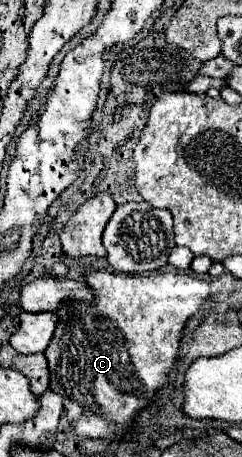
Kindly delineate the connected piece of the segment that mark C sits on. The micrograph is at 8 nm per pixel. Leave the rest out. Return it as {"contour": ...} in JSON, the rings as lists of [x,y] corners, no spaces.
{"contour":[[[94,268],[84,272],[84,282],[94,294],[92,302],[66,298],[56,312],[58,324],[50,346],[44,352],[50,368],[50,388],[64,398],[66,416],[76,434],[84,438],[114,440],[128,434],[138,408],[150,404],[156,390],[168,382],[166,374],[174,366],[182,328],[186,326],[186,320],[206,302],[210,284],[190,274],[126,276]]]}

